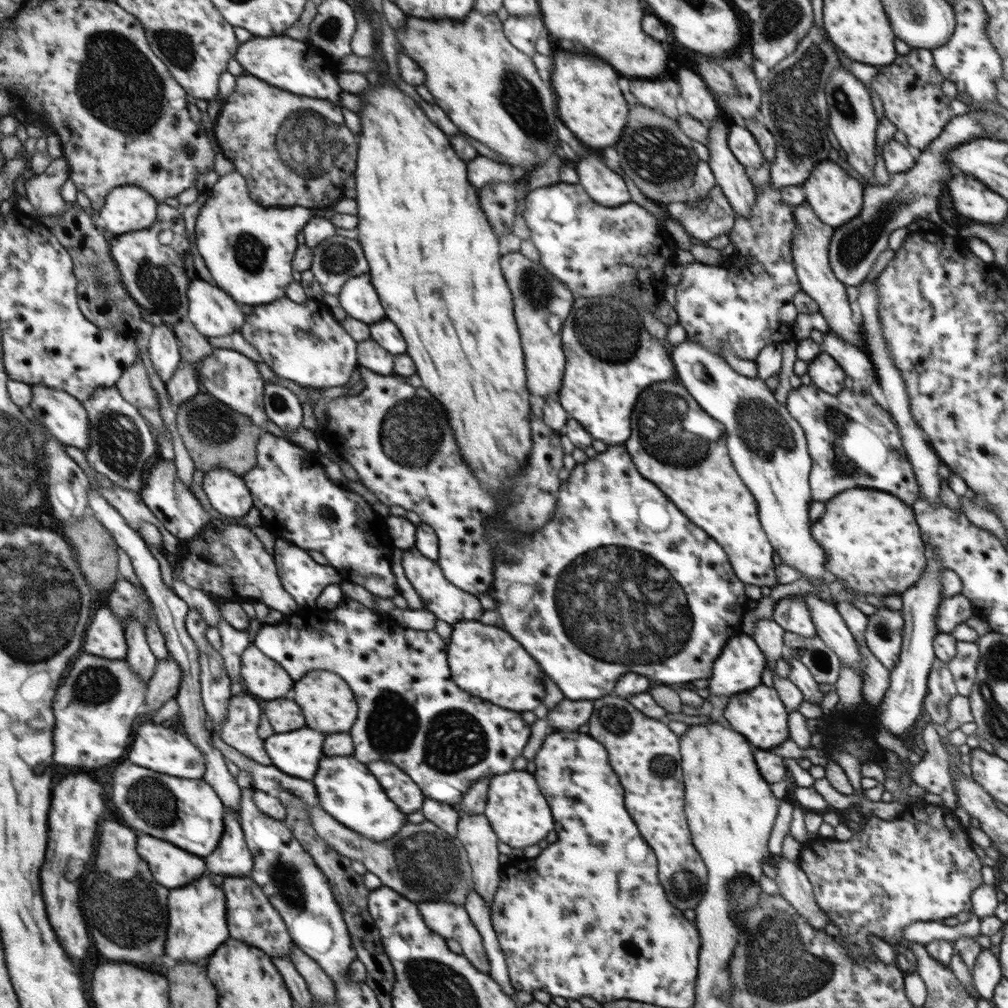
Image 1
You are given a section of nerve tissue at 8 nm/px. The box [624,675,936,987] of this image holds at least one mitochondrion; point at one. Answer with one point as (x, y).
(685, 886)

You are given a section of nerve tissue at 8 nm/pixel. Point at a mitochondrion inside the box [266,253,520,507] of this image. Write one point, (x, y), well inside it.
(412, 431)

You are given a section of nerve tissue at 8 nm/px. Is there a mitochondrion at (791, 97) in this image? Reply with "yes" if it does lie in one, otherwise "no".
yes

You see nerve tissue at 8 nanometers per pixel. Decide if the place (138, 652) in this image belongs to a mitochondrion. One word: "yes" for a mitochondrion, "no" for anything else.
no

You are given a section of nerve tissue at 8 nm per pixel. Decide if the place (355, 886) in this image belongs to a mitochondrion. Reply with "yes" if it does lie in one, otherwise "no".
no

